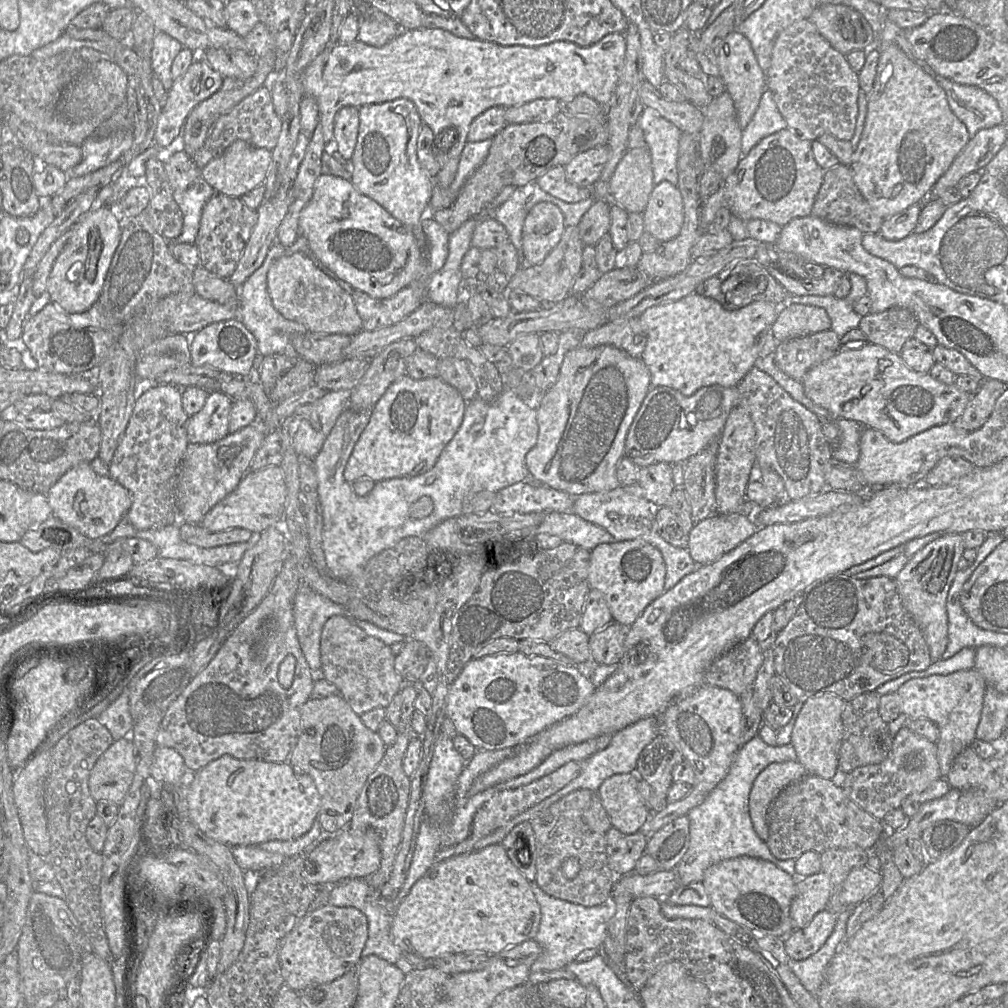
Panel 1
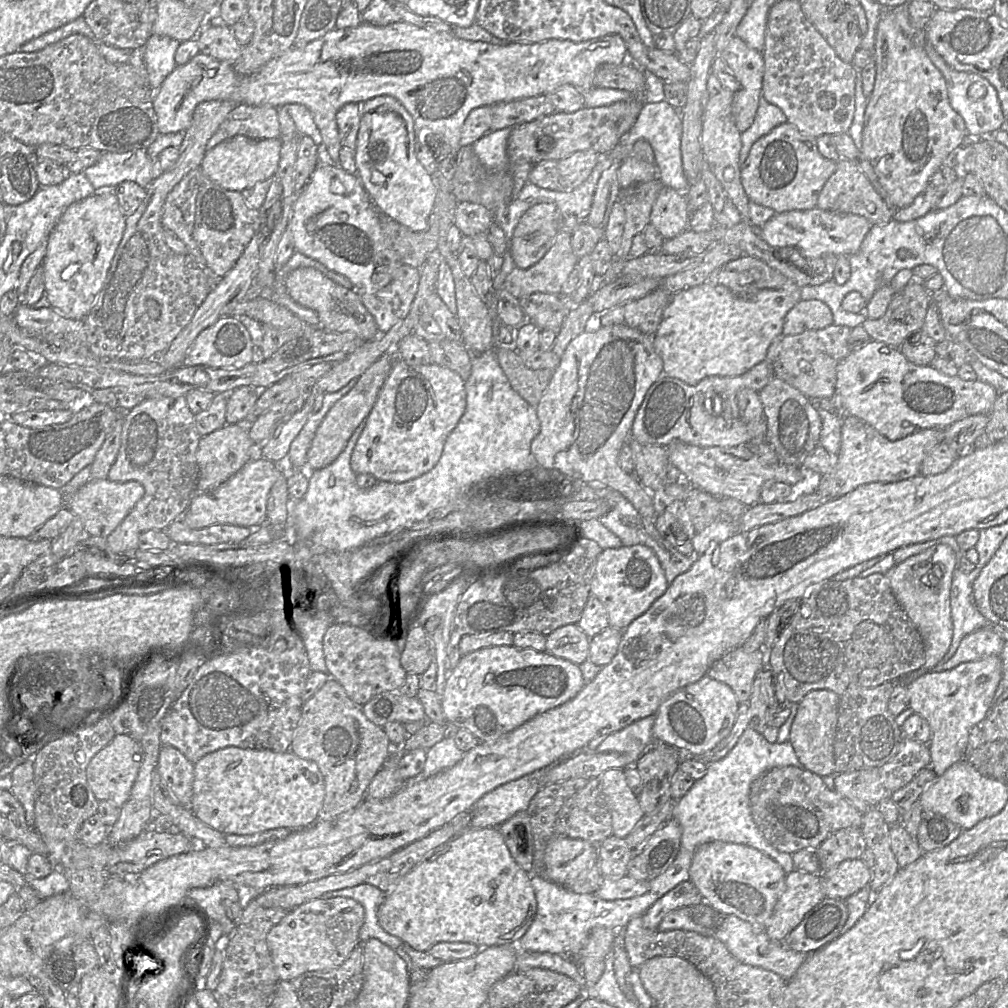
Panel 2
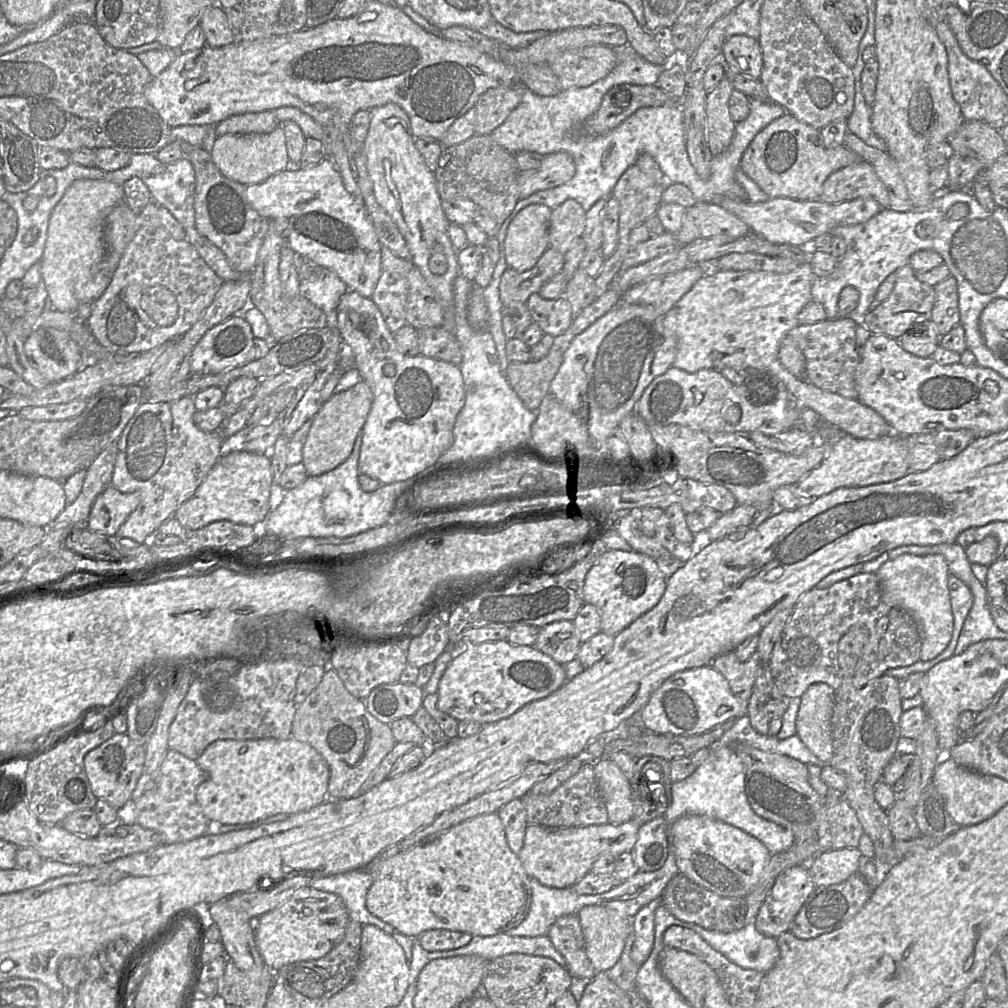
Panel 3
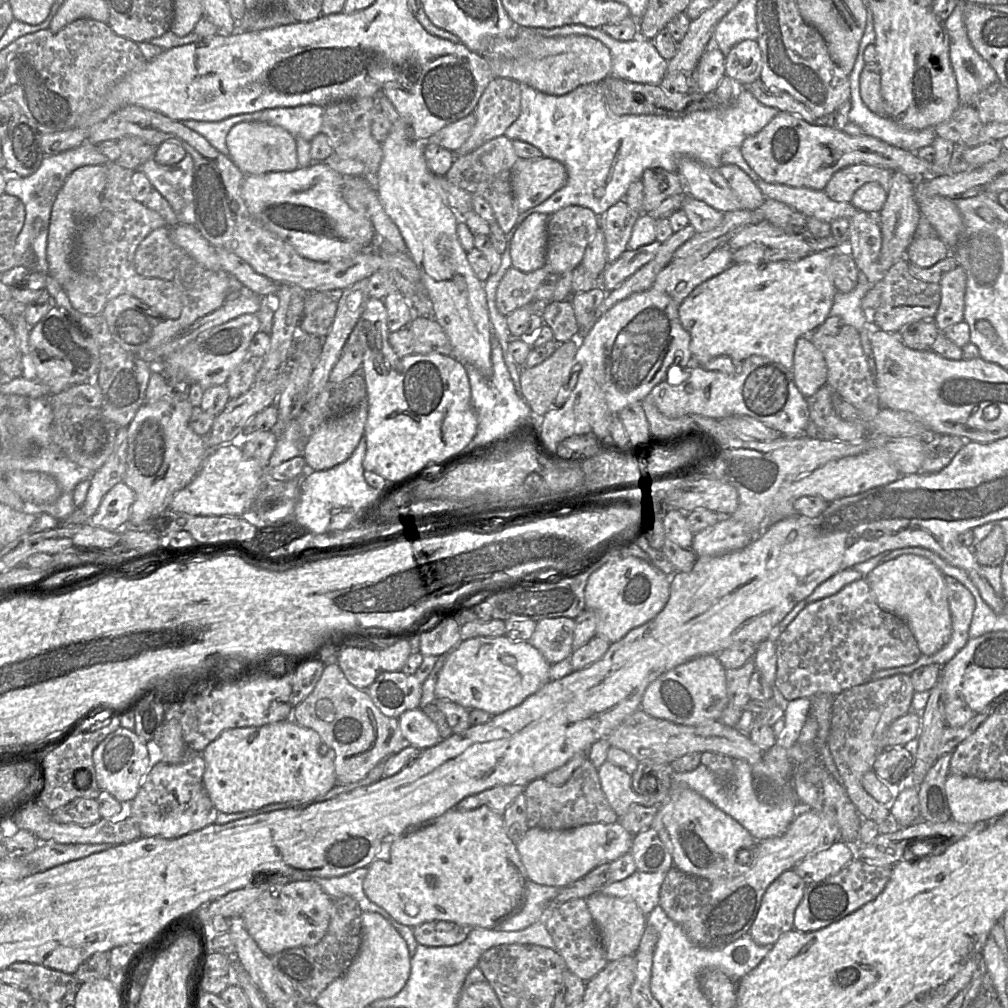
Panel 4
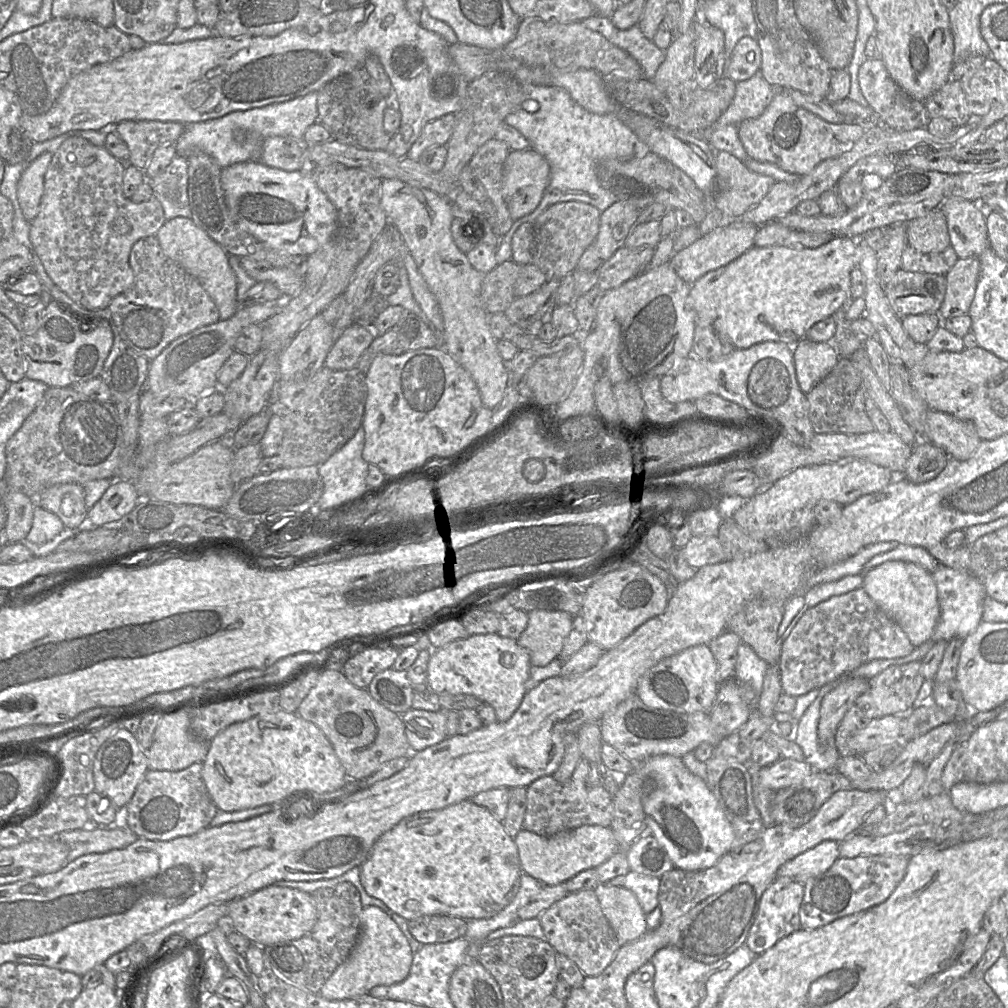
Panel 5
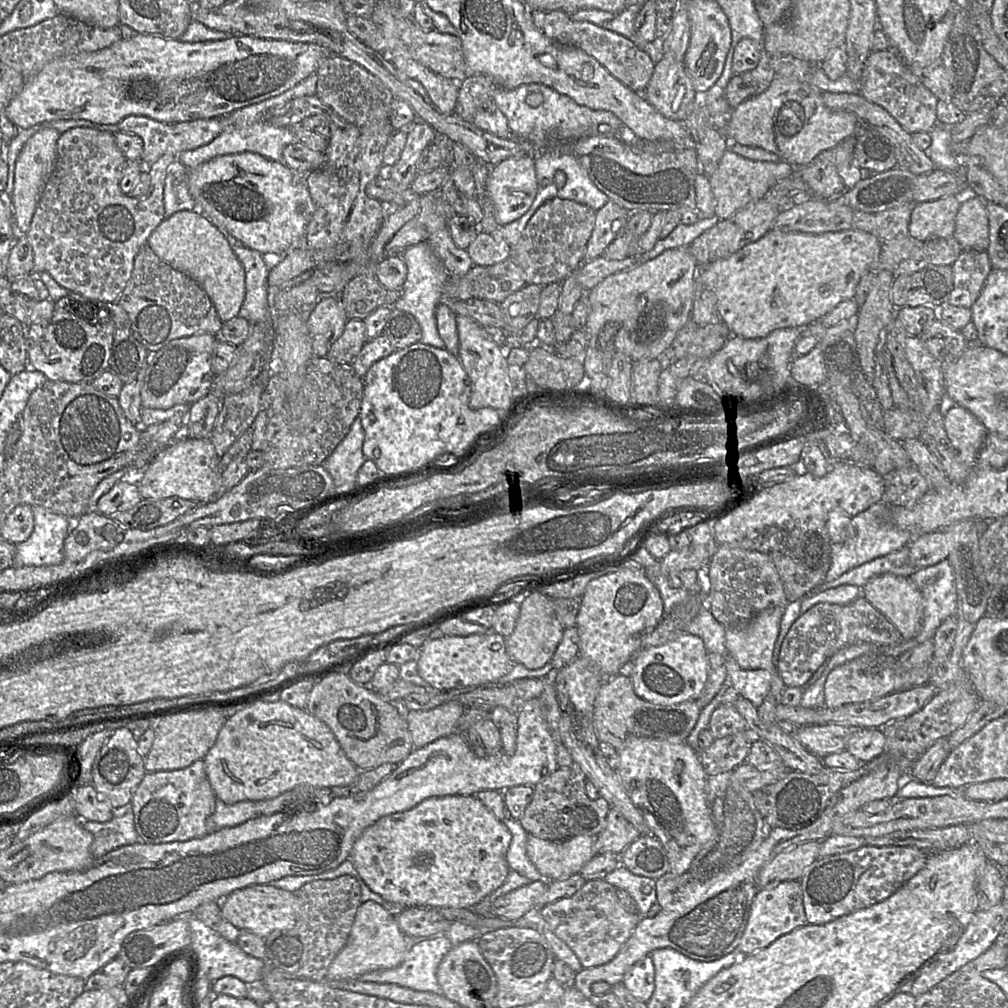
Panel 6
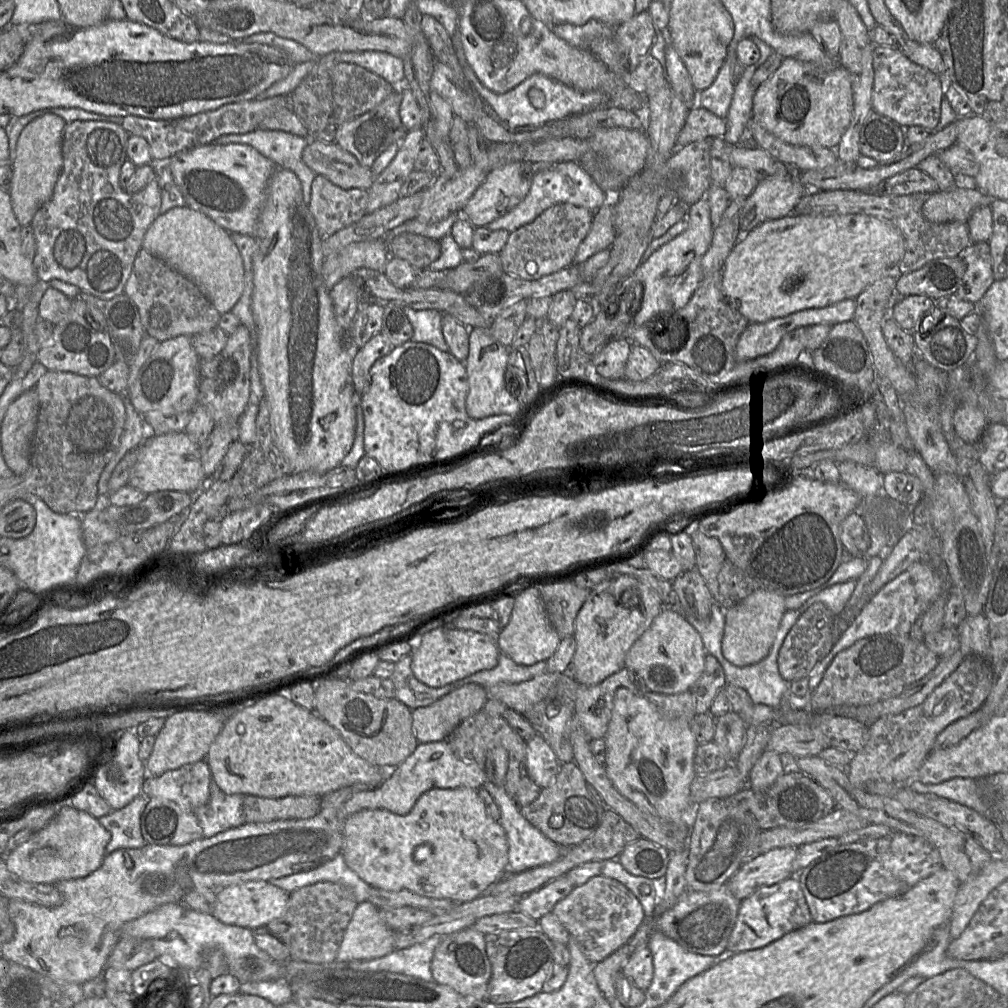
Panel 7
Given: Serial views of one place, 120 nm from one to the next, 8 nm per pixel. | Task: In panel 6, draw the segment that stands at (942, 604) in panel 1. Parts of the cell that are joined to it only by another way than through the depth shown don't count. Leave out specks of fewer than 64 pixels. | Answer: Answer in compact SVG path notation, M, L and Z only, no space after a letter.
M877 576L862 588L862 594L895 625L903 640L911 640L920 633L924 600L909 577Z

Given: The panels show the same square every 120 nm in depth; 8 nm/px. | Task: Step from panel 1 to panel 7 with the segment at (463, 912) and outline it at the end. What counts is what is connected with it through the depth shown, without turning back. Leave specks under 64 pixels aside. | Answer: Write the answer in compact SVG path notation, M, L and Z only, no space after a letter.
M469 787L430 789L418 798L406 815L385 809L364 809L350 815L344 823L341 854L347 866L372 887L387 891L408 890L454 903L478 898L491 884L499 881L508 868L506 832L487 812L478 791Z

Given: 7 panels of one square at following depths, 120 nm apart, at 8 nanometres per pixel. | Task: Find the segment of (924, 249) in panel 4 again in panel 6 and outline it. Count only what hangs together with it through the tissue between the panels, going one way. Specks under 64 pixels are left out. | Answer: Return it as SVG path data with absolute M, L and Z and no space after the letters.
M946 196L916 204L911 213L909 233L920 241L953 237L960 196Z

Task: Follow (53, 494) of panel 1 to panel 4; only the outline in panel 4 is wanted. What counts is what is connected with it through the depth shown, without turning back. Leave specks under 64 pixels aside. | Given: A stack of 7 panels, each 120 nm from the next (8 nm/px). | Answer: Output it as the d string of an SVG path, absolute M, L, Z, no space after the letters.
M123 481L112 487L102 499L97 511L90 518L91 524L108 531L118 531L128 525L135 492Z

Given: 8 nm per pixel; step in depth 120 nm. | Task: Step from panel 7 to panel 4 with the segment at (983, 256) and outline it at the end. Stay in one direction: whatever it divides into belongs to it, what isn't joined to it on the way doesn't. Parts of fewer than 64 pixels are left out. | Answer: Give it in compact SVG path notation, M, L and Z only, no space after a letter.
M957 264L942 276L939 285L941 300L933 320L942 332L948 326L964 319L965 270Z

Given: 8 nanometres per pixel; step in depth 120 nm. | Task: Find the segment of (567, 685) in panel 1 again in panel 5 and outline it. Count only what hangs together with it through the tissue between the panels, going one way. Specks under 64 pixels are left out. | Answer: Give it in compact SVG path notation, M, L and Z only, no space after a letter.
M497 633L469 635L433 651L427 666L427 683L435 693L473 695L494 708L497 721L505 722L524 698L531 666L528 651L515 639Z

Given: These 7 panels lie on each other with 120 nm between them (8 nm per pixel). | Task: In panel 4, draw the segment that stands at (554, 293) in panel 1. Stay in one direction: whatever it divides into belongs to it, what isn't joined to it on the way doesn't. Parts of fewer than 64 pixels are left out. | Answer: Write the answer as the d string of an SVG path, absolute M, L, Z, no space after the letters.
M547 264L530 272L522 272L511 266L503 275L496 290L498 311L507 316L514 310L533 302L538 285L551 273L554 272Z

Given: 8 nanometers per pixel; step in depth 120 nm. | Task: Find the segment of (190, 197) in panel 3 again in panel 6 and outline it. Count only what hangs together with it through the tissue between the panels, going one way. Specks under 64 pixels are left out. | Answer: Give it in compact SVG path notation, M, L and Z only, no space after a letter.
M178 159L168 167L163 190L165 218L179 211L195 211L195 202L189 192L188 172L189 169Z

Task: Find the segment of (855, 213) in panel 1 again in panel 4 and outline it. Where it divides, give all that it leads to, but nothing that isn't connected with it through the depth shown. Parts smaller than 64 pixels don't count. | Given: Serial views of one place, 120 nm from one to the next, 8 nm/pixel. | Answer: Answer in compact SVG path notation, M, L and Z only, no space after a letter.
M855 164L836 172L824 191L836 202L850 202L854 193L867 182L878 182L886 193L889 191L891 171L868 164Z

